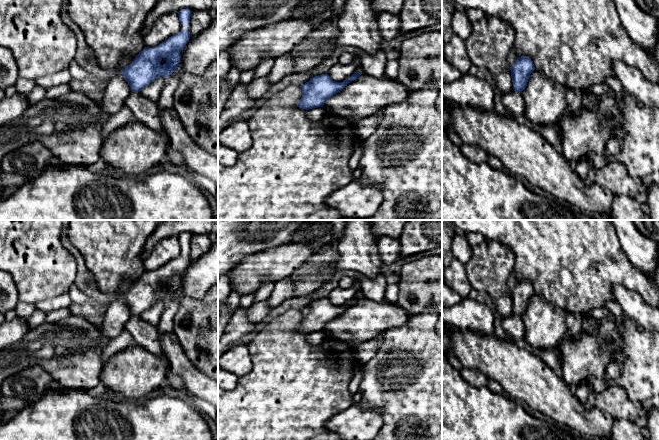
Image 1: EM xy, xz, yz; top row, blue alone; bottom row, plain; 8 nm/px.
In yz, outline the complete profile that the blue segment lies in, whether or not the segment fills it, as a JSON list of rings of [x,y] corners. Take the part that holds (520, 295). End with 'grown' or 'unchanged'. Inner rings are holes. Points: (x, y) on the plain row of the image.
[[[526,280],[518,281],[510,294],[514,315],[522,317],[527,310],[530,298],[535,294],[533,285]]]; unchanged

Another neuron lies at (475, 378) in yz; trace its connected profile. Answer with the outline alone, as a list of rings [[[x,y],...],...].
[[[462,367],[460,372],[461,372],[463,379],[470,386],[475,387],[475,388],[486,386],[489,381],[488,377],[477,369]]]

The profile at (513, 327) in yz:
[[[513,315],[508,318],[503,318],[501,327],[506,336],[517,344],[523,344],[525,336],[525,326],[521,317]]]

